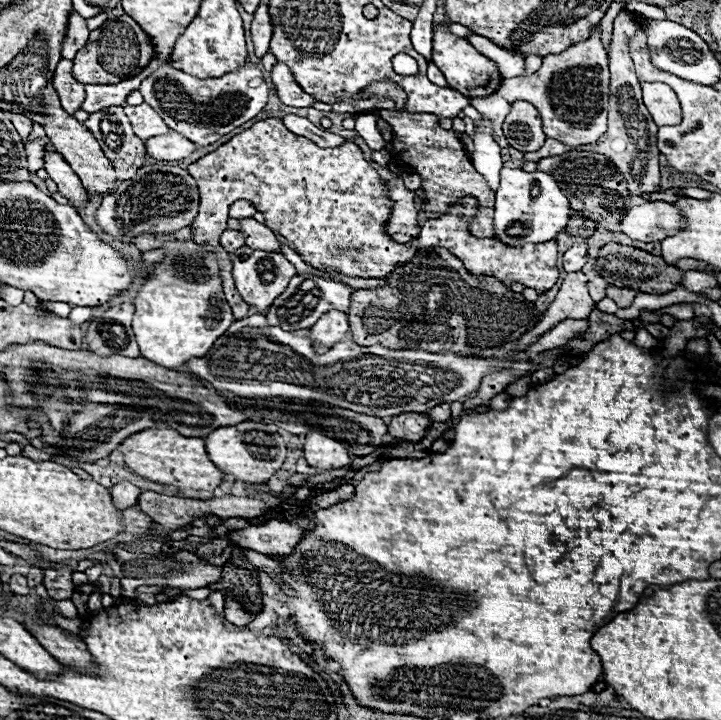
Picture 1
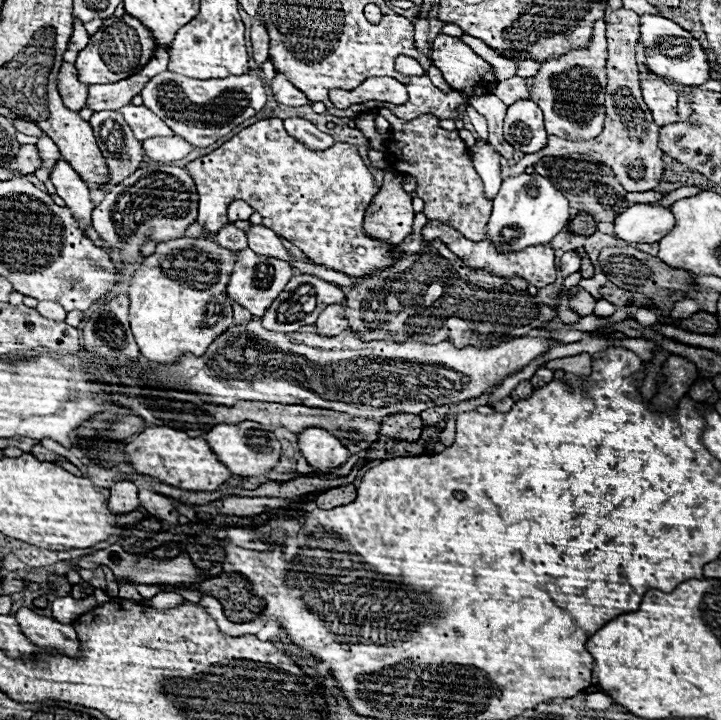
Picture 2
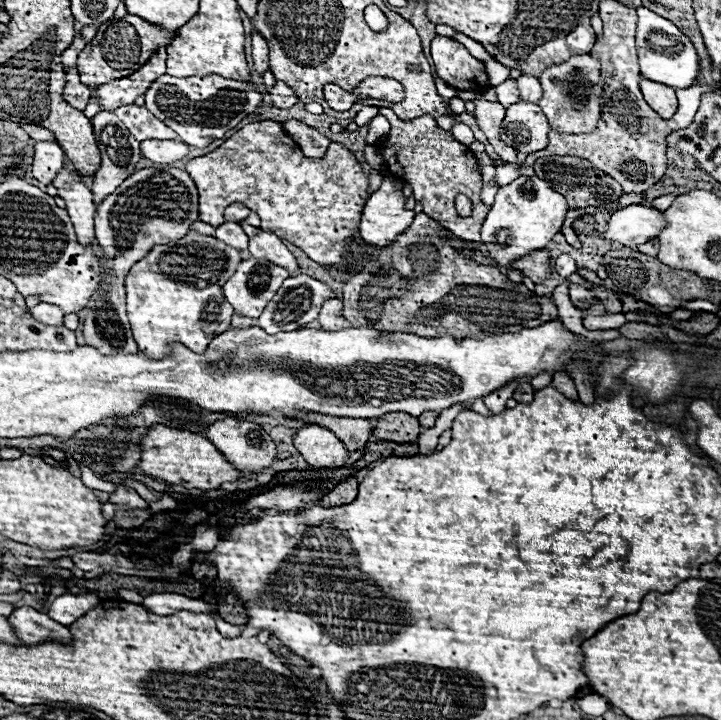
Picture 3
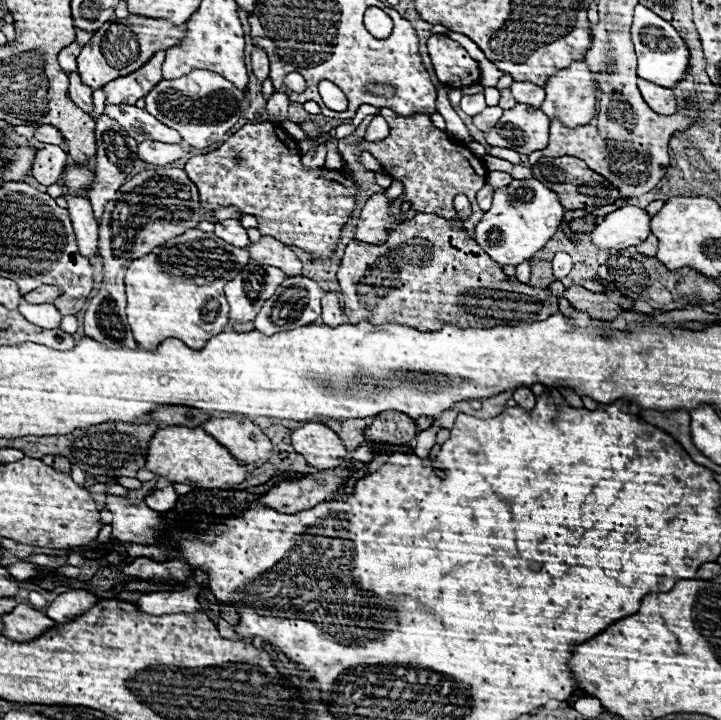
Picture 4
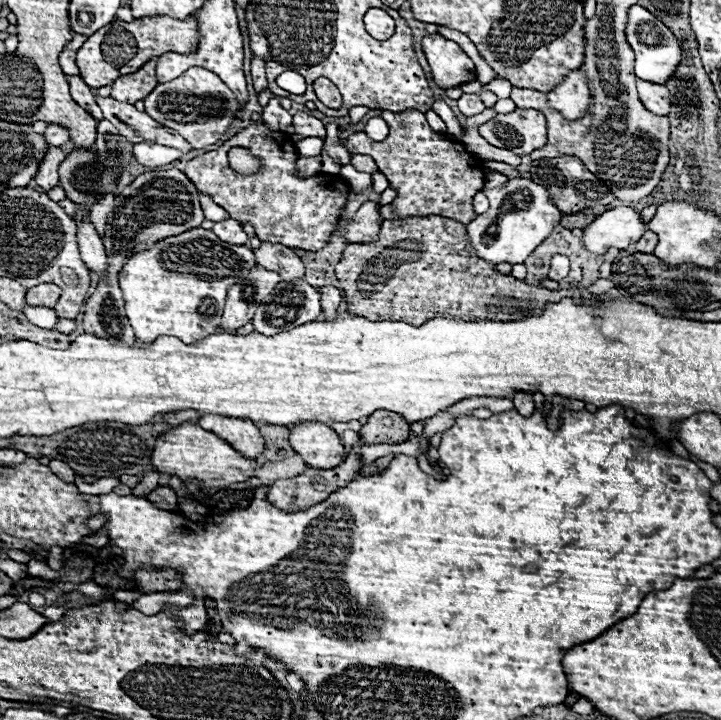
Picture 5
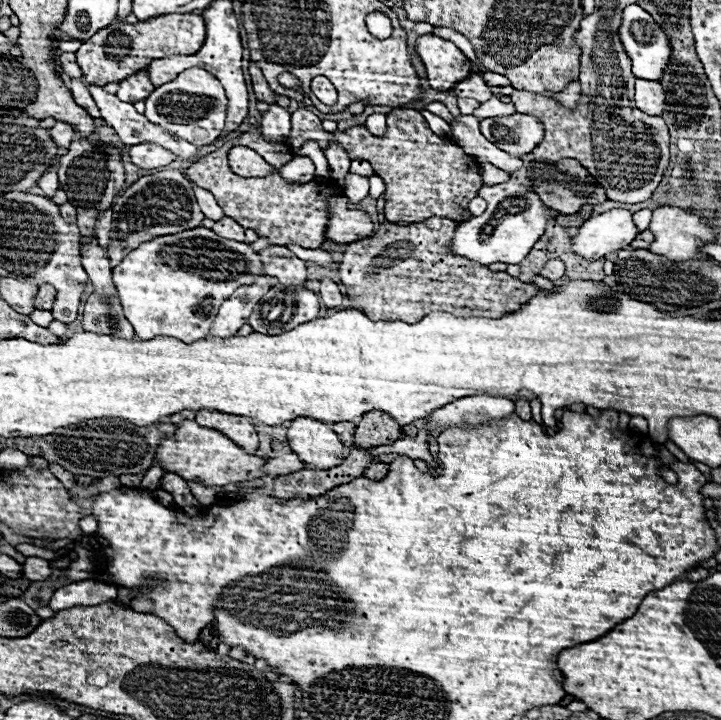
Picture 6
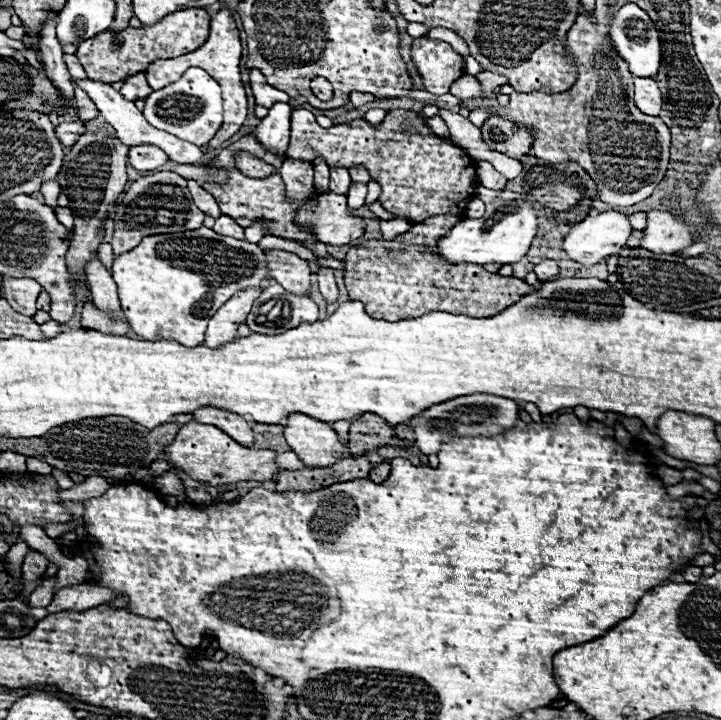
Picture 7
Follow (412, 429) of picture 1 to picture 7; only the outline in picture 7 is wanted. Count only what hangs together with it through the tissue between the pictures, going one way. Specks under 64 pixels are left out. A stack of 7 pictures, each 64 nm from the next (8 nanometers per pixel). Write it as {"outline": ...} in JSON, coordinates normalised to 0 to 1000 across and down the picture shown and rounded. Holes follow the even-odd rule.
{"outline":[[[502,575],[485,592],[483,625],[488,633],[499,633],[502,628],[541,617],[544,608],[546,592],[533,586],[533,581],[527,581],[524,575]]]}

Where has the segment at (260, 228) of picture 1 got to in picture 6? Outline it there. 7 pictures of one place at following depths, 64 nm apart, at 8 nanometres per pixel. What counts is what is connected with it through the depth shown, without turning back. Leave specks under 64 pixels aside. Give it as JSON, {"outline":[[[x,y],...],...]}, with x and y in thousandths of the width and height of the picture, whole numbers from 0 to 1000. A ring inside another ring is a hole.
{"outline":[[[372,342],[358,350],[372,383],[386,386],[391,394],[424,394],[422,364],[397,342]]]}

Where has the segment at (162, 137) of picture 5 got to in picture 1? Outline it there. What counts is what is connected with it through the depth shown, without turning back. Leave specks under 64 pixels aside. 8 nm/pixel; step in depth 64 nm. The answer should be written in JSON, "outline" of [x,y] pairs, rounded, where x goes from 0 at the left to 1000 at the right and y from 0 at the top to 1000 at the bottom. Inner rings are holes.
{"outline":[[[200,142],[194,147],[172,147],[172,156],[189,183],[191,192],[211,192],[211,186],[233,186],[233,175],[227,167]]]}

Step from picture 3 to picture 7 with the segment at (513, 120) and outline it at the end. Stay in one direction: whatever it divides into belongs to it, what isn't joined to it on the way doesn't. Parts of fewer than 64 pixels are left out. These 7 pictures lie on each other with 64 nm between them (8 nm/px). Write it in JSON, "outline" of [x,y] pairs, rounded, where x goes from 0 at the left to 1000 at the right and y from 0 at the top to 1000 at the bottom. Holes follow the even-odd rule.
{"outline":[[[680,161],[669,181],[669,192],[682,208],[691,208],[707,219],[721,222],[738,206],[738,183],[732,175],[721,175],[718,169],[705,169],[693,161]]]}

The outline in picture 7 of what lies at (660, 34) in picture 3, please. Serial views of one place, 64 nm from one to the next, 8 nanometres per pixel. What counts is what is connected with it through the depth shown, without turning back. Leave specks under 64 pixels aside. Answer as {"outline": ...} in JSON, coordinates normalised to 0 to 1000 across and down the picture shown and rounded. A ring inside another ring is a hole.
{"outline":[[[871,3],[860,11],[860,17],[852,22],[852,31],[846,36],[846,53],[857,69],[857,75],[871,86],[874,100],[885,108],[907,108],[913,103],[915,86],[918,86],[918,61],[915,47],[907,36],[907,31],[899,25],[899,19],[885,11],[879,3]]]}

